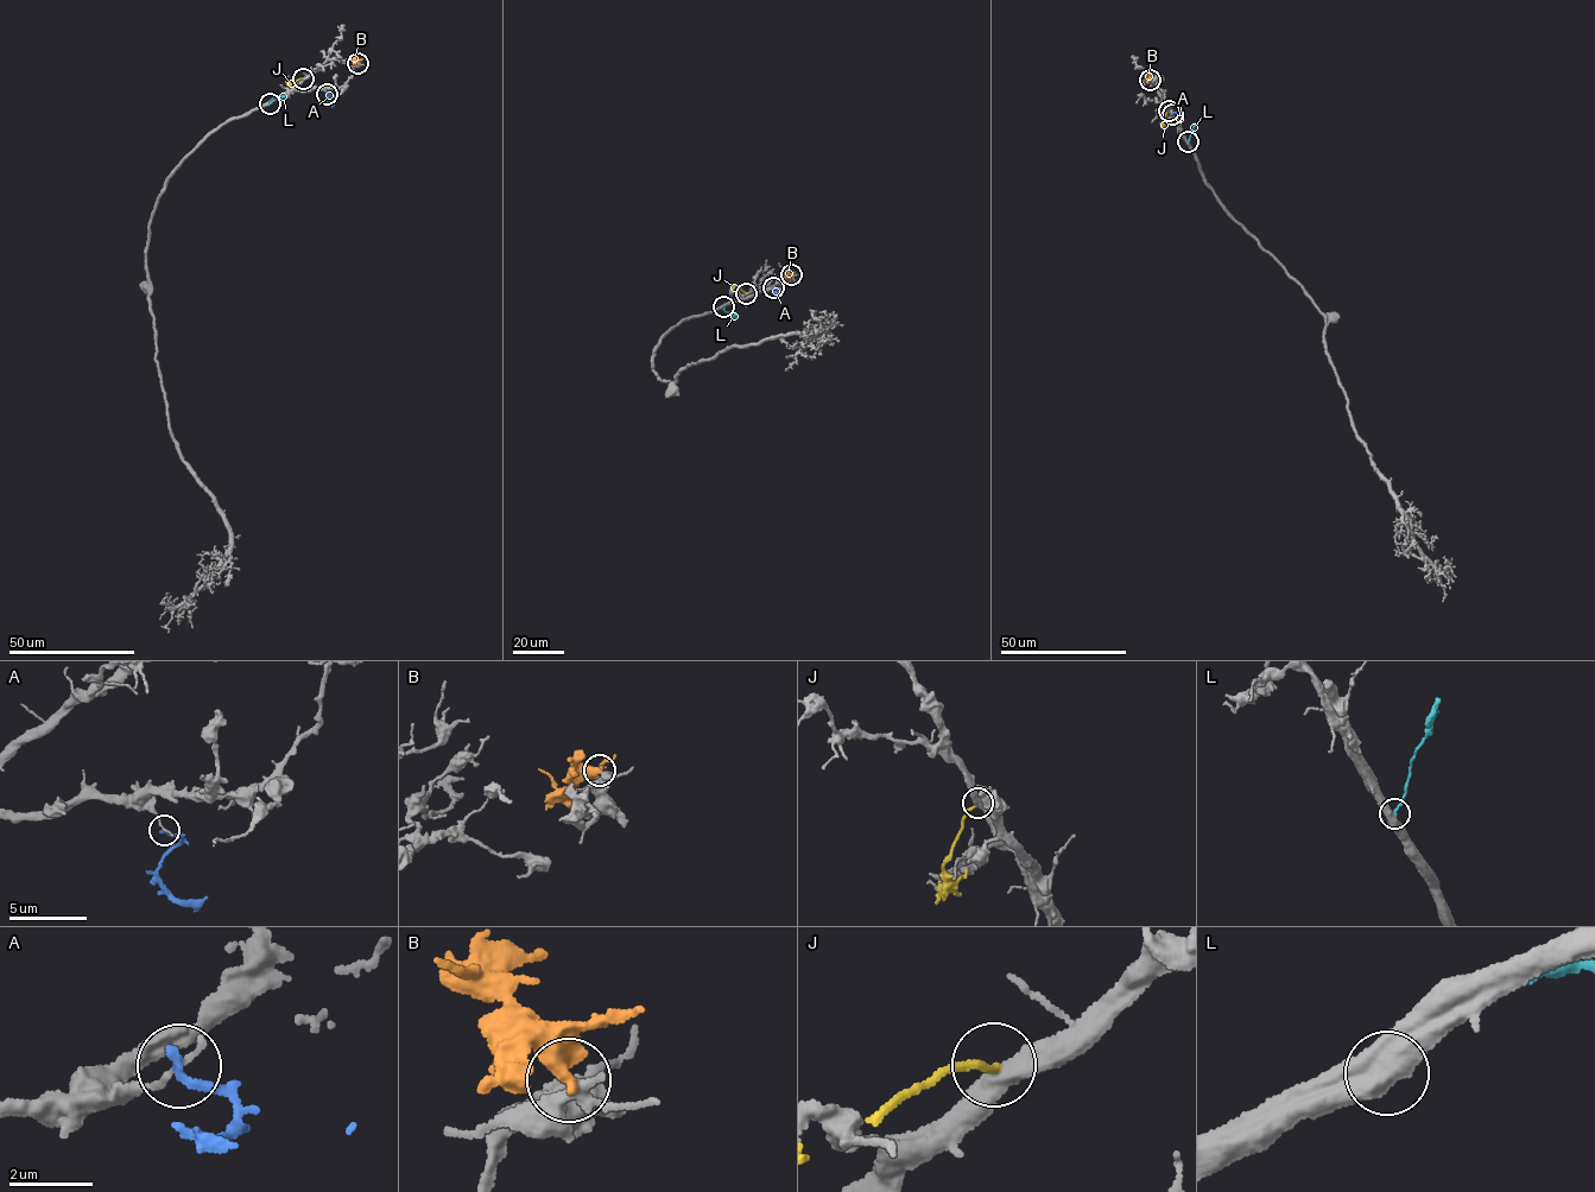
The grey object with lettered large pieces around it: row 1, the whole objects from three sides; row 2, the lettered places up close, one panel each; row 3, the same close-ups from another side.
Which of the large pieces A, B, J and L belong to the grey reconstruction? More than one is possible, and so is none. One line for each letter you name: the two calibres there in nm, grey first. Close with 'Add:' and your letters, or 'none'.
B: Thickness 260 nm (grey) against 500 nm
Add: B

